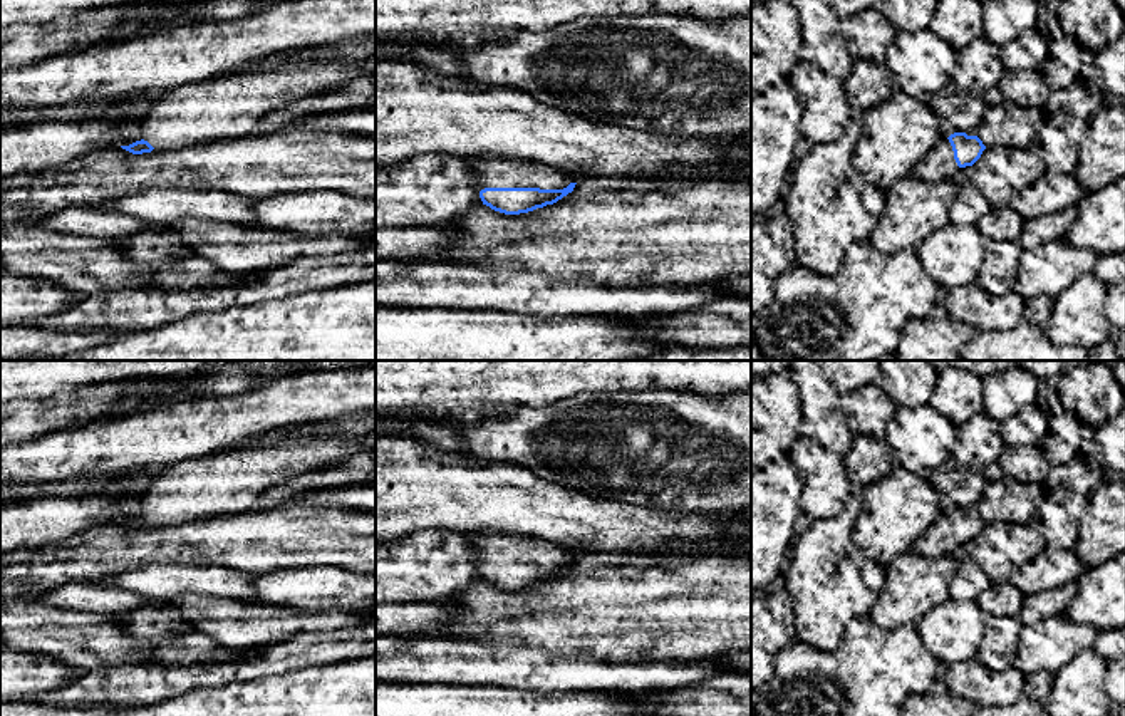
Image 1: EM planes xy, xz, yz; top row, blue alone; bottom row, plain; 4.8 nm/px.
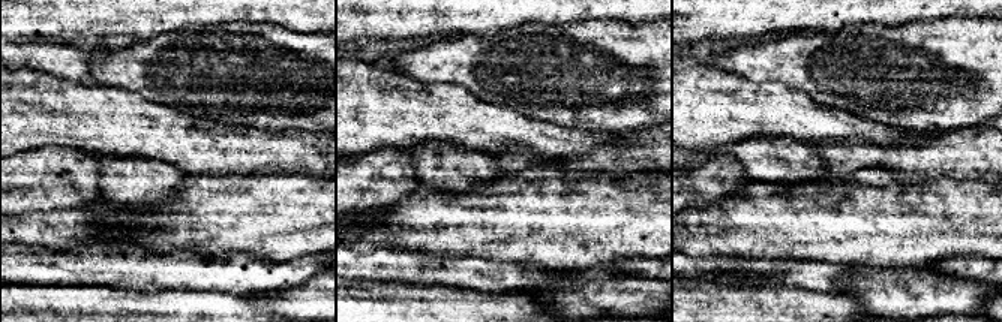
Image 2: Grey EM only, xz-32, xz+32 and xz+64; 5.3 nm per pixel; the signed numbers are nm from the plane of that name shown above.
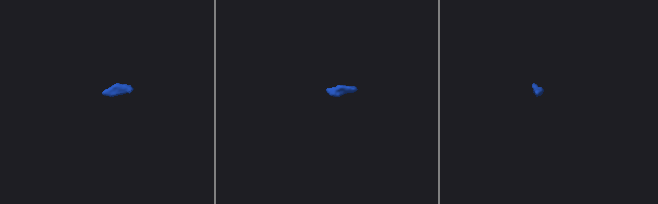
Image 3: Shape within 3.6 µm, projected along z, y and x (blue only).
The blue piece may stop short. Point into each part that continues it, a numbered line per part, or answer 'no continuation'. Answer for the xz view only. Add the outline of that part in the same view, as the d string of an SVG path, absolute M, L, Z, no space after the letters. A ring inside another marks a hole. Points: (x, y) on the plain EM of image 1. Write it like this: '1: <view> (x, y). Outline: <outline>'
1: xz (490, 547). Outline: M480 532L466 533L476 562L485 563L540 563L563 565L570 560L568 553L552 543L530 537L511 537L506 533Z

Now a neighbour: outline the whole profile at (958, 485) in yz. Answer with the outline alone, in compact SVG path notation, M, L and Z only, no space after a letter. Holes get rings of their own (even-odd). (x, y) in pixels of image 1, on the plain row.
M952 456L932 471L929 483L939 493L941 511L949 513L954 508L969 508L979 503L988 485L982 471L976 471Z

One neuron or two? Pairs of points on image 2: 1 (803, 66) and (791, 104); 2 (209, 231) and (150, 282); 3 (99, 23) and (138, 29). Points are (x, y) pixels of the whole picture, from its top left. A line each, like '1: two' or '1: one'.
1: two
2: two
3: one

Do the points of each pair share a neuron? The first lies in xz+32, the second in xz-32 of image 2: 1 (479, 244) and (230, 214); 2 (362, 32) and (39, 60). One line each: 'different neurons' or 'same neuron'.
1: same neuron
2: different neurons

